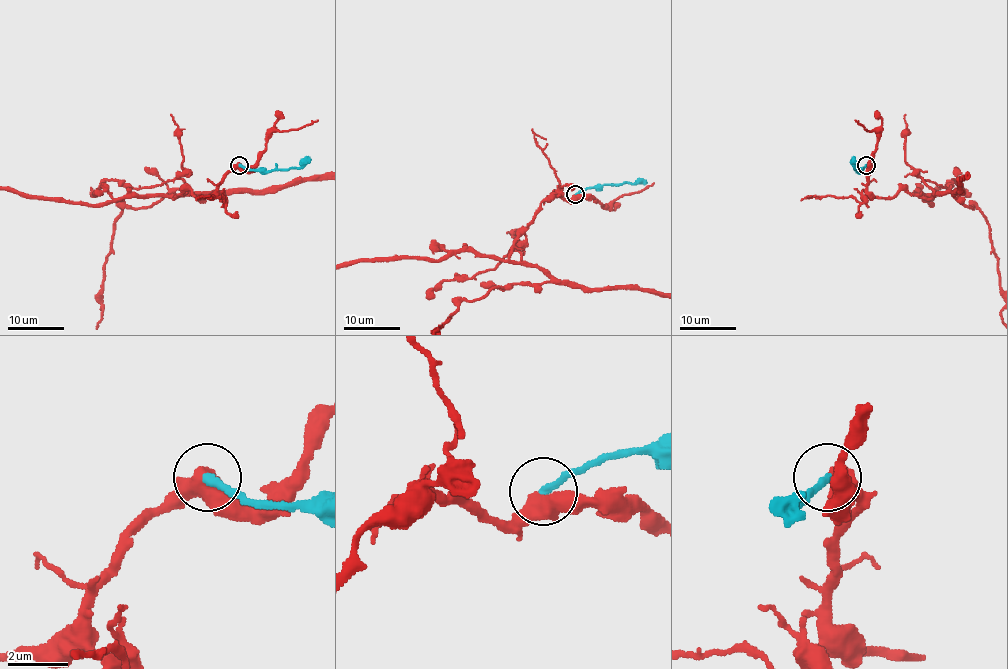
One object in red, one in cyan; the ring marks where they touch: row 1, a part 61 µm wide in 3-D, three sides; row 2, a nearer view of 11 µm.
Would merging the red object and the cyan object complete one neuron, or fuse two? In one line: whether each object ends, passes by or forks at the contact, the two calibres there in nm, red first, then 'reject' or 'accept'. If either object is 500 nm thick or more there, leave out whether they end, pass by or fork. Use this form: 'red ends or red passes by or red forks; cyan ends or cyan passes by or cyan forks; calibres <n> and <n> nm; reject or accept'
calibres 500 and 260 nm; accept

